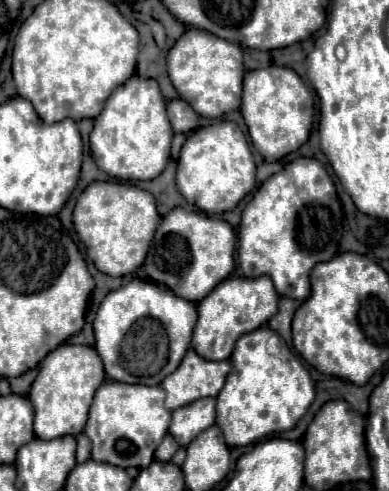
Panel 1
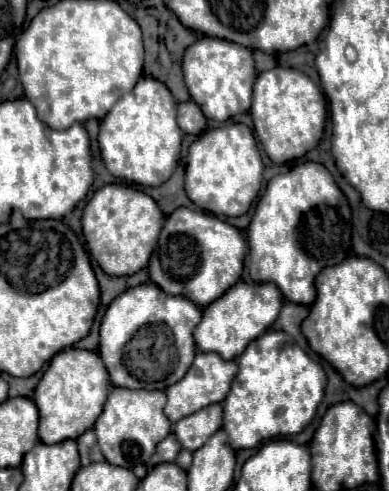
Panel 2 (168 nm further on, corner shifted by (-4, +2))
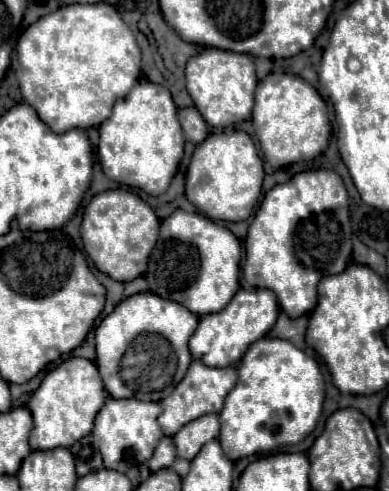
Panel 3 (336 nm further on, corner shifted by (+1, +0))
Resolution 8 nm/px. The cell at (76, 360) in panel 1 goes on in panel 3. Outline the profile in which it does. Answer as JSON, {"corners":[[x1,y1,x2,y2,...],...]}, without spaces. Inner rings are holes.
{"corners":[[69,358,47,372,41,386,33,392,27,408,33,414,33,430,29,444,33,450,69,448,93,430,93,420,105,402,107,392,101,384,95,362,87,358]]}

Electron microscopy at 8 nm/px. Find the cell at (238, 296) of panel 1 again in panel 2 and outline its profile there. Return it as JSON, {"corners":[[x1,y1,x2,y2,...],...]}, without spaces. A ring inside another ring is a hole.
{"corners":[[238,282,234,284,218,302,212,302,202,310,202,322,194,330,194,342,200,352,216,352,224,360,238,358,244,348,270,330,274,320,278,318,278,312,282,308,282,292,272,282]]}

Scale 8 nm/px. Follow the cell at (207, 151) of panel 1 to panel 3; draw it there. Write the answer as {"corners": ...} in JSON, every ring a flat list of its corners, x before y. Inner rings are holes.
{"corners":[[235,130,231,134,209,134,191,156,185,178,185,196,193,206,197,206,197,210,207,214,207,218,211,220,241,222,251,216,261,196,263,174,263,162,247,132]]}

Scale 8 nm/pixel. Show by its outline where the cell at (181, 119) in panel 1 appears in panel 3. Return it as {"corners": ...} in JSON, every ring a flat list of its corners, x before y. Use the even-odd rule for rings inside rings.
{"corners":[[189,106,189,108,181,108,179,110,179,120,181,120,181,128,185,132,185,138,193,144,199,144,207,138,209,134,209,126,205,124,203,116,197,112,197,108]]}

